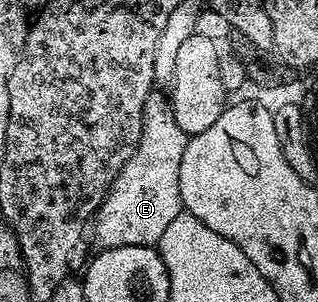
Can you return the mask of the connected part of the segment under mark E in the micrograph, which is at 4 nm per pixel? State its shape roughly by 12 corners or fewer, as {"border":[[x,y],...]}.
{"border":[[152,91],[93,217],[103,248],[158,245],[184,211],[188,139]]}

